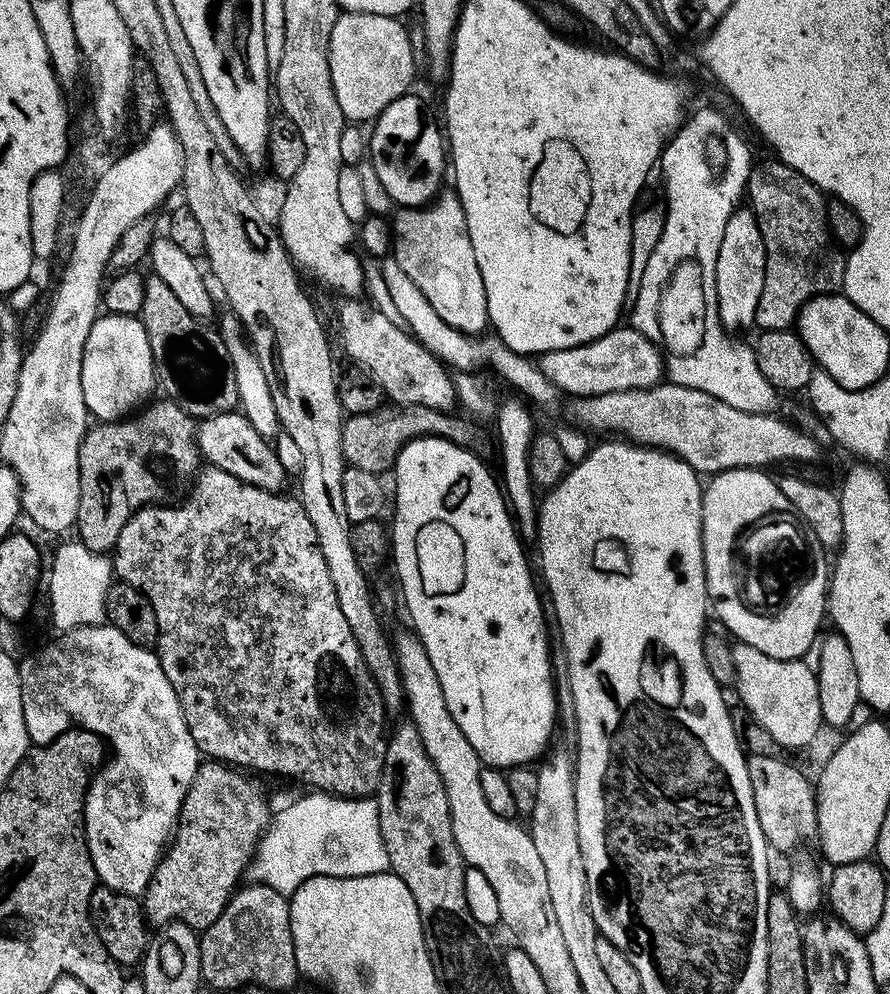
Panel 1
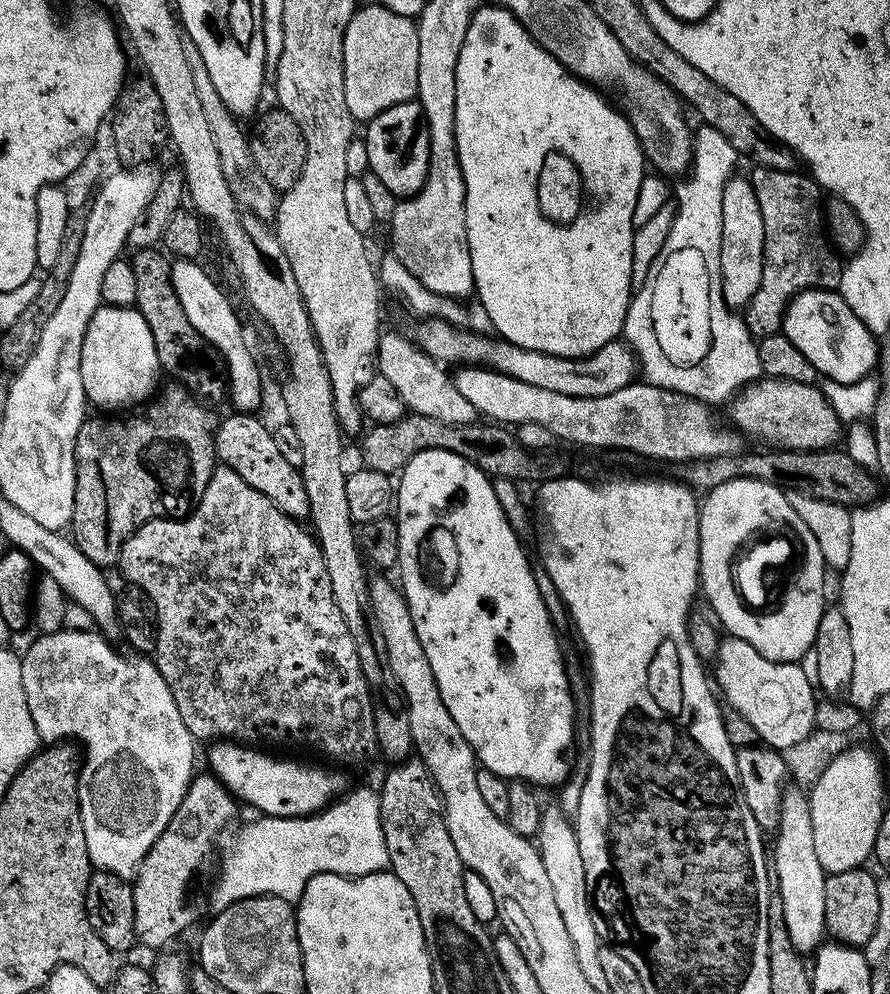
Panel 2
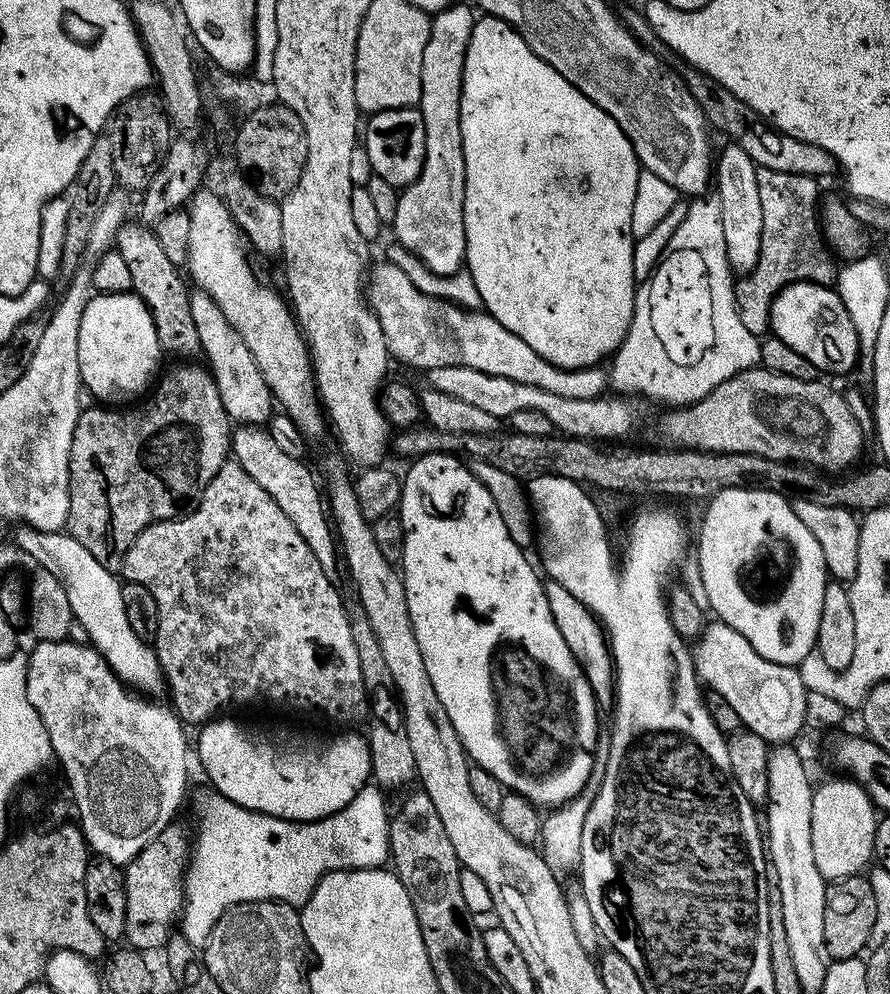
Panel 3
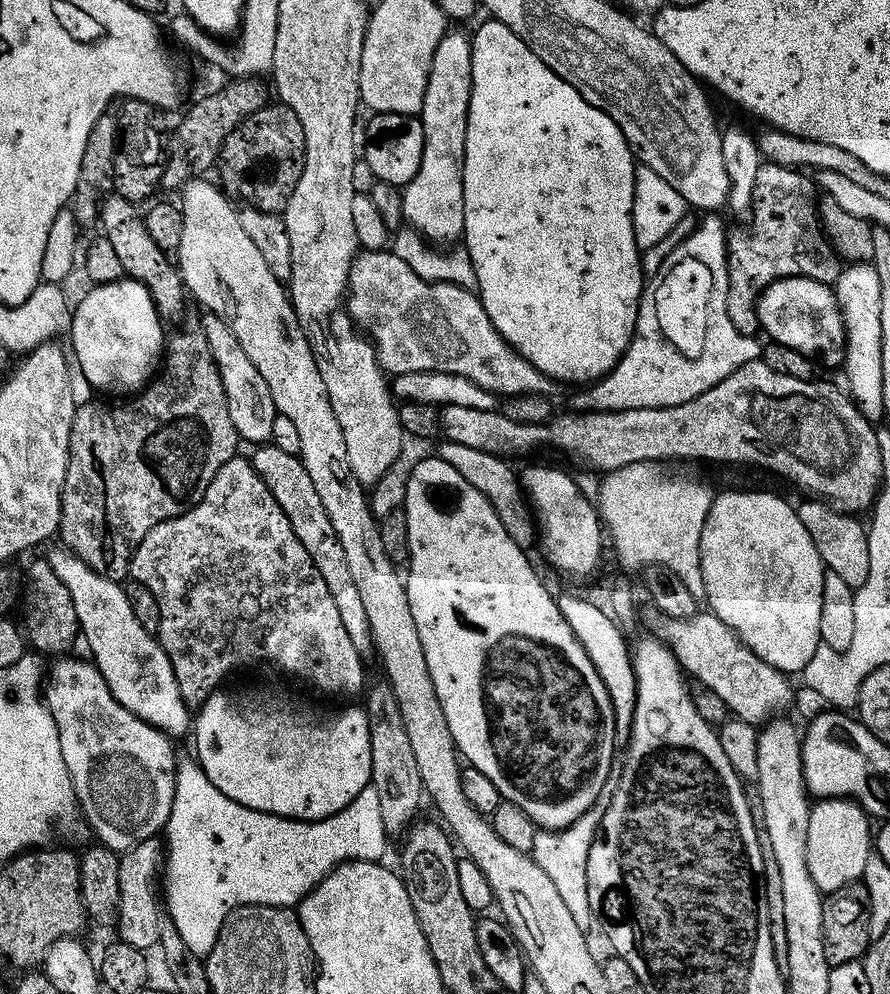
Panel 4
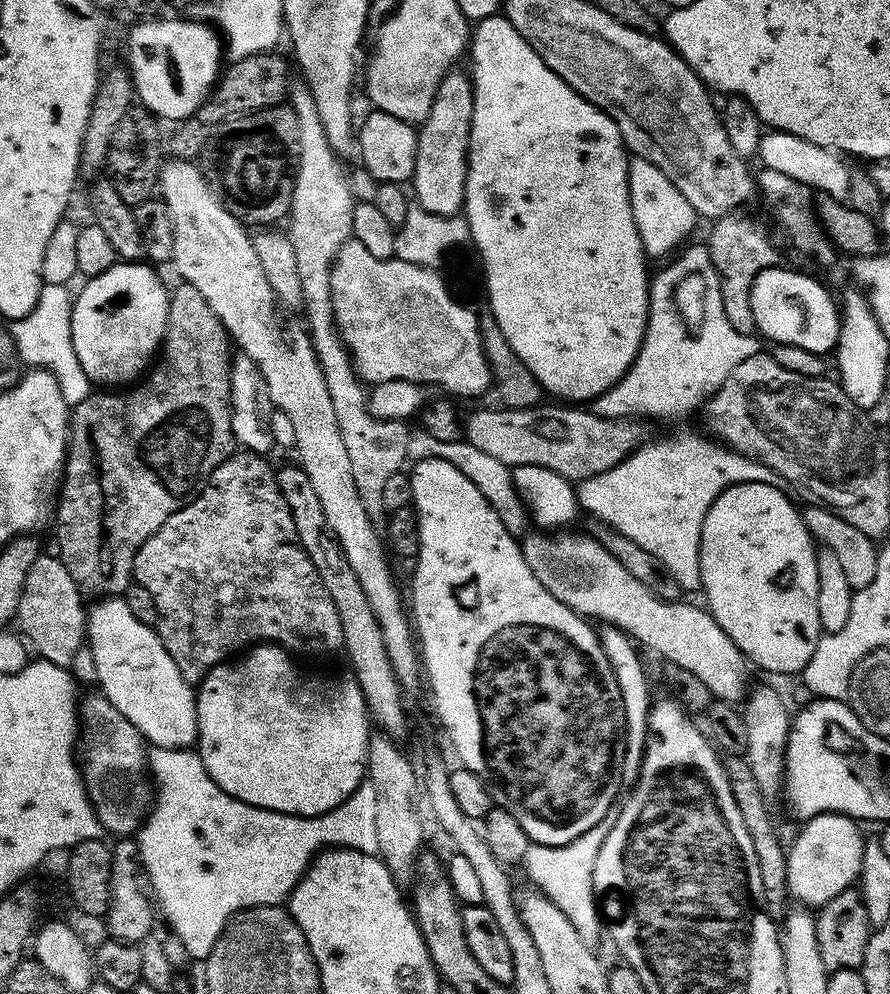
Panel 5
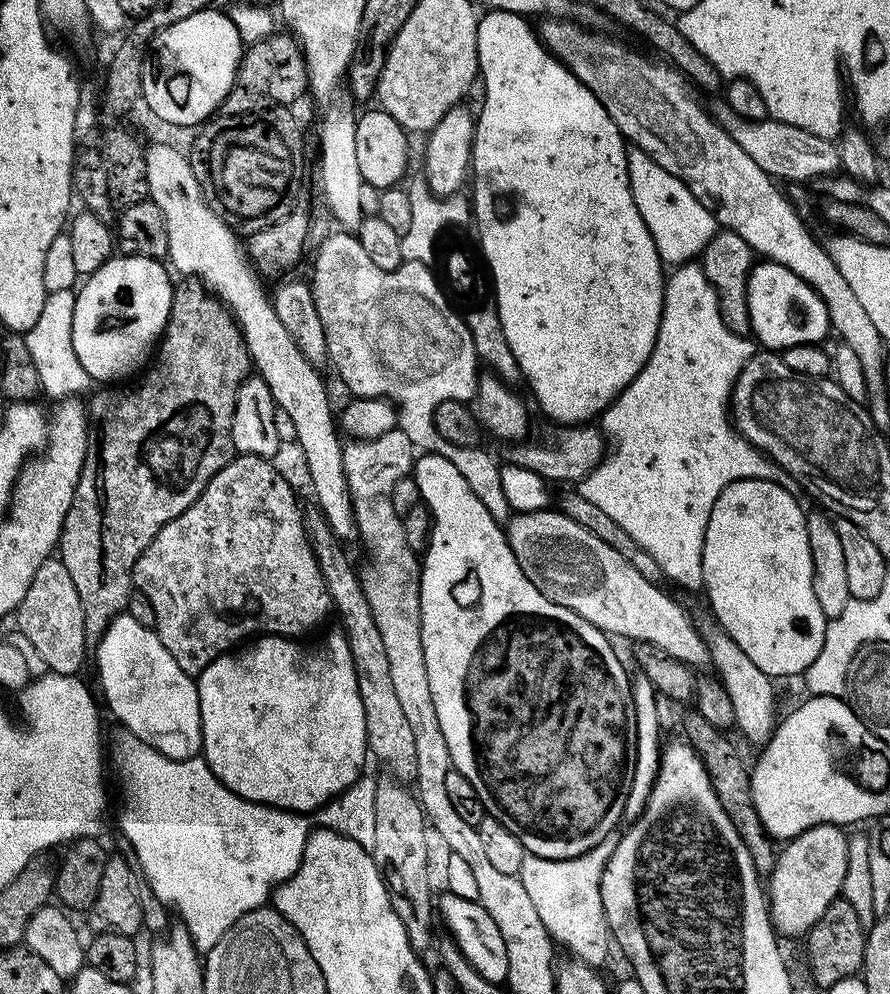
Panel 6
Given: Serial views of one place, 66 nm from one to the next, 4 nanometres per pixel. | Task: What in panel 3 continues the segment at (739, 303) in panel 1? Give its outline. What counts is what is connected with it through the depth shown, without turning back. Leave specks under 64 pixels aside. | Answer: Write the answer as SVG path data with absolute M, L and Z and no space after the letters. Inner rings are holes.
M728 142L725 148L719 149L718 157L714 162L714 199L720 208L720 217L722 218L722 238L726 238L726 258L728 265L732 267L733 273L747 274L754 270L758 262L758 254L762 246L762 194L758 194L758 174L757 166L742 150L742 146Z

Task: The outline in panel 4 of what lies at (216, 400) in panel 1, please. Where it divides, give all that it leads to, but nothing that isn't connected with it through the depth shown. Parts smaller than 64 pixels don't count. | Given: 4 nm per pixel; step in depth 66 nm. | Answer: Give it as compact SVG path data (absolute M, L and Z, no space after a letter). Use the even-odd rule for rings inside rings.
M113 194L106 197L100 204L99 231L110 242L110 246L114 246L114 254L118 254L118 259L122 261L124 276L146 286L161 321L180 320L184 316L186 289L179 267L170 259L169 253L158 250L154 238L150 238L150 230L146 230L141 209L136 208L139 207L133 201L121 196Z

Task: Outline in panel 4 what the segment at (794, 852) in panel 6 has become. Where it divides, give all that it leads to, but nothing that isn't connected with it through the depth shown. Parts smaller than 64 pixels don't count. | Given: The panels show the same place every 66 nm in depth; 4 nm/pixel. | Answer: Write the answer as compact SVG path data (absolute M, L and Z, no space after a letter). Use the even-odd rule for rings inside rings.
M820 798L811 805L806 834L806 866L821 893L831 894L844 884L855 884L866 870L866 858L874 852L874 828L859 803L847 798Z

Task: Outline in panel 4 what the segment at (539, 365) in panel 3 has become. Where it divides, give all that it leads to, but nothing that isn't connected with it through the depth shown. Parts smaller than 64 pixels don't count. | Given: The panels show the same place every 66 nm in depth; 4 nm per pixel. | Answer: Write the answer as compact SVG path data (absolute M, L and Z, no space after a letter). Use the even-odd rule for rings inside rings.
M390 250L357 251L348 275L346 303L352 321L375 344L376 357L385 373L438 370L446 374L462 374L472 382L478 382L478 386L497 394L552 394L558 388L557 381L538 371L521 352L505 342L500 331L490 322L477 293L468 292L458 284L423 280Z

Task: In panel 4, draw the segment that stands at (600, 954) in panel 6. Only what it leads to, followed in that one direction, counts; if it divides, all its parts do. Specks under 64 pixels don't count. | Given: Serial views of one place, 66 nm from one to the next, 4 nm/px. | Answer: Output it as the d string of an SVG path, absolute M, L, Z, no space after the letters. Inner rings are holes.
M598 802L568 828L537 829L534 836L534 846L530 853L535 863L541 866L554 886L557 887L558 894L562 896L562 902L569 907L570 914L574 917L574 922L577 922L579 928L585 932L591 929L590 924L593 925L594 922L589 902L589 891L586 889L586 862L599 824L605 816L606 808L605 803Z

